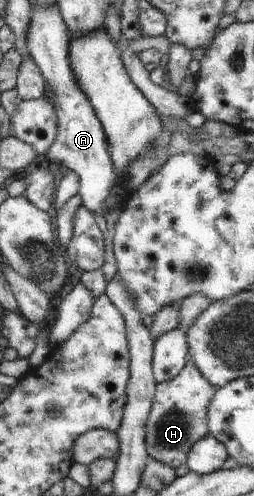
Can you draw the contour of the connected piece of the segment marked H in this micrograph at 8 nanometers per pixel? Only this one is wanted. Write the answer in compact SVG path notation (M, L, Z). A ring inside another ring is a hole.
M189 357L175 379L156 384L155 401L146 429L146 447L151 458L175 469L186 463L190 449L210 432L206 415L215 390Z

